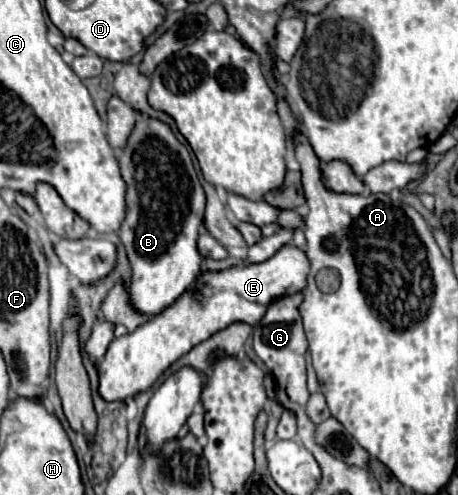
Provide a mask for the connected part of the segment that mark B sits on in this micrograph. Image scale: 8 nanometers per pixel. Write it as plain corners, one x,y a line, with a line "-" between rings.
141,117
135,125
121,151
119,165
121,177
127,183
127,215
119,237
131,265
131,281
127,285
129,305
137,313
153,317
193,287
201,273
197,229
203,223
205,193
185,145
175,139
165,123
149,117

